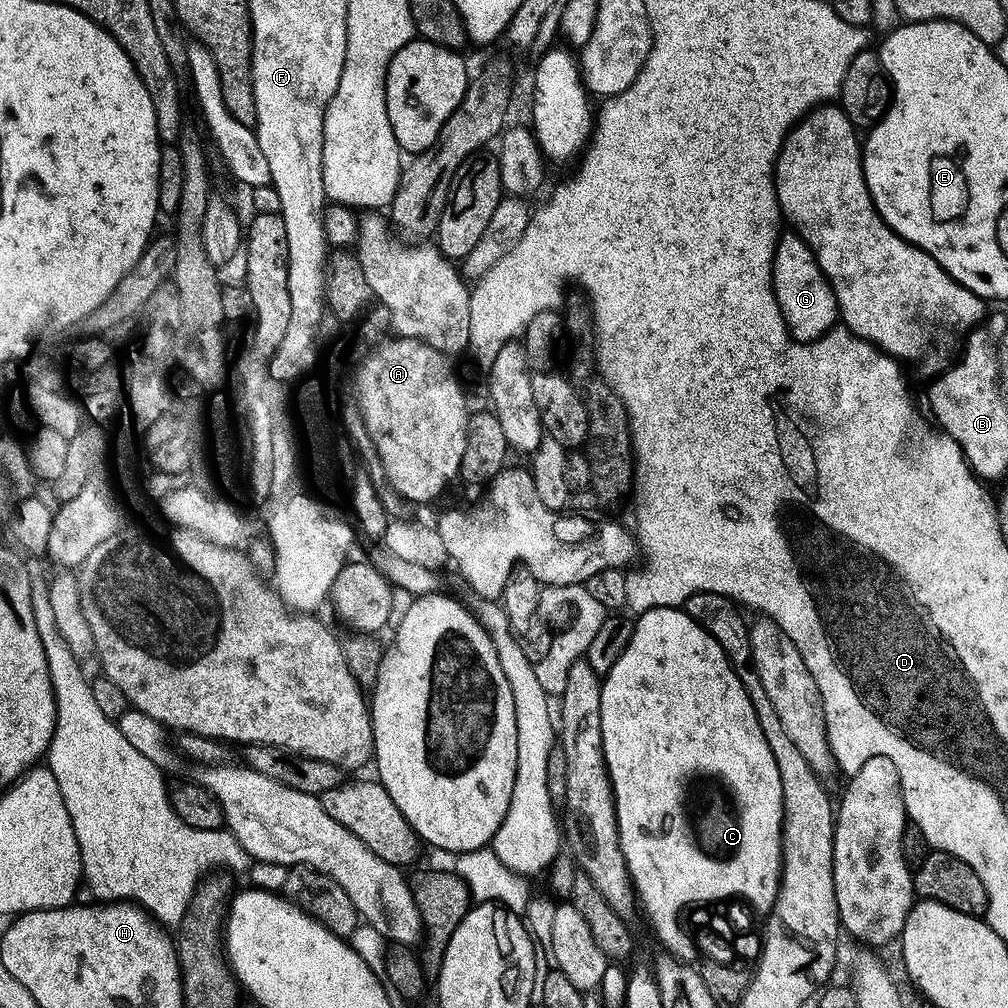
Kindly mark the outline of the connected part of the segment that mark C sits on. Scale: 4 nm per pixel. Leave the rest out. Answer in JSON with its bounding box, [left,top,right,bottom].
[600,607,784,958]

